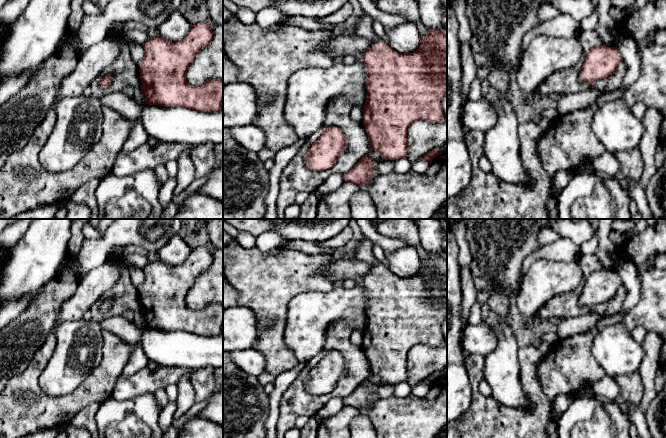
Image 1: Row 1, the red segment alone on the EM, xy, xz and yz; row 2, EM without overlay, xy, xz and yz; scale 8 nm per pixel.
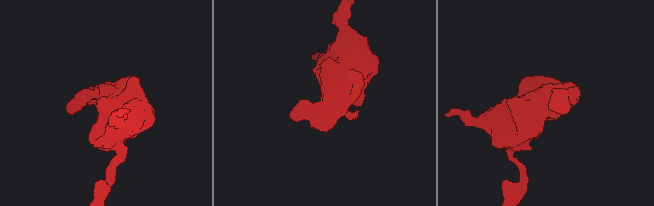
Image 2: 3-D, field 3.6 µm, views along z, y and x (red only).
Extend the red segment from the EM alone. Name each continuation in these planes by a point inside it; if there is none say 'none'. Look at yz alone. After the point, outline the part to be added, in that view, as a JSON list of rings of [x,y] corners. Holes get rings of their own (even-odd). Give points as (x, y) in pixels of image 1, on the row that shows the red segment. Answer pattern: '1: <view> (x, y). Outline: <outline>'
none

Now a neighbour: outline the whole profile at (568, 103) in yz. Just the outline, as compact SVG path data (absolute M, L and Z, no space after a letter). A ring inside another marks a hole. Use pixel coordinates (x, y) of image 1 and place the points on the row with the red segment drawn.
M589 85L584 91L560 95L557 112L559 115L564 115L584 109L592 105L602 94Z

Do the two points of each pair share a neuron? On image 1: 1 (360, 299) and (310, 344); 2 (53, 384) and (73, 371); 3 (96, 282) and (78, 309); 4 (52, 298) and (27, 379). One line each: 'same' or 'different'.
1: same
2: same
3: same
4: different

